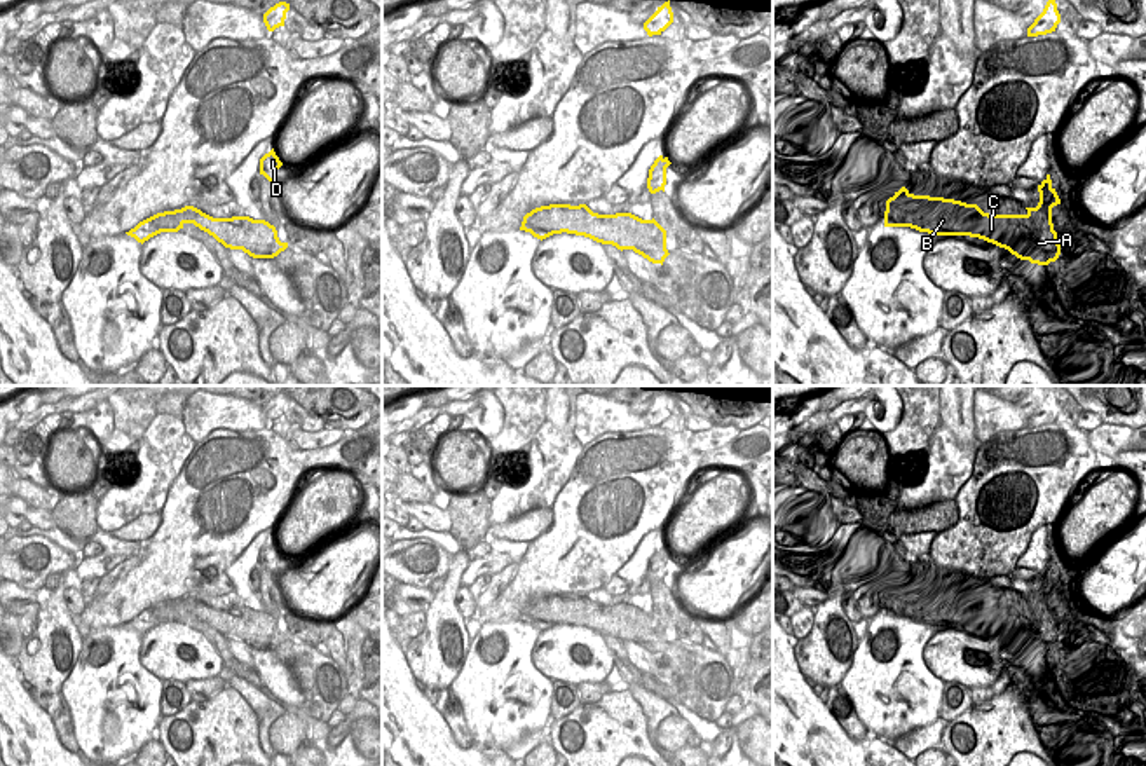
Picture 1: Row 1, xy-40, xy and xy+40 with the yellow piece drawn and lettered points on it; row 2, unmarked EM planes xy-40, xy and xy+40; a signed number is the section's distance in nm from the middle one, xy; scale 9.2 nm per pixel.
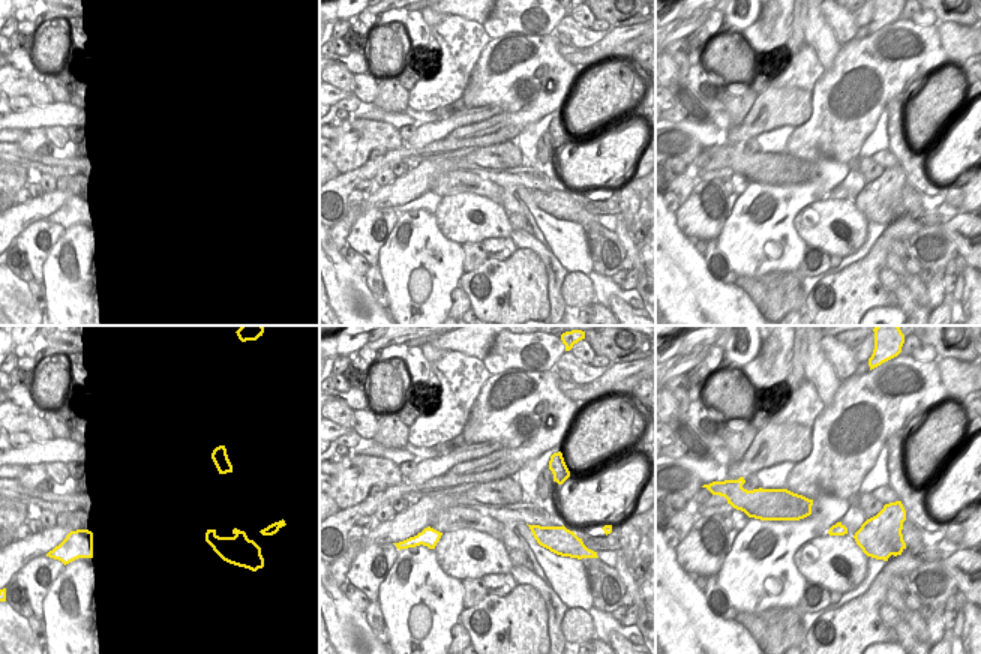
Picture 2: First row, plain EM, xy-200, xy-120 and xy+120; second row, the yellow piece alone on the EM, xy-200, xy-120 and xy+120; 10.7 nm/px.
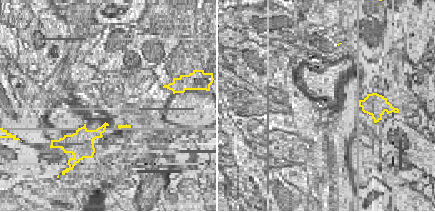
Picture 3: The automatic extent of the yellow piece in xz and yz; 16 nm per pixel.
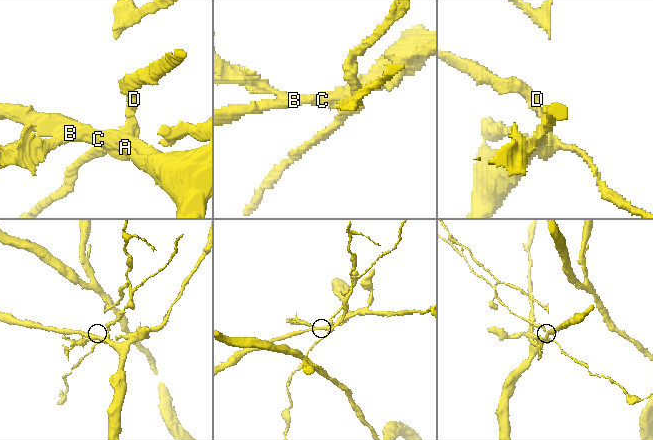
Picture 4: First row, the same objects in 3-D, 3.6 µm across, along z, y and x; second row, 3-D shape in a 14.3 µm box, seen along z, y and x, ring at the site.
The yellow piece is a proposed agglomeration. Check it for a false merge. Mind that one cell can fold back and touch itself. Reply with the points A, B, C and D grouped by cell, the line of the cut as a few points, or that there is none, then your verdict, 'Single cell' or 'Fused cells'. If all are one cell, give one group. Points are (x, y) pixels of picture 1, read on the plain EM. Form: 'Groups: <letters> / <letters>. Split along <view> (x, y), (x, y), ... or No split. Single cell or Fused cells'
Groups: A D / B C. Split along xy (604, 606), (627, 616), (634, 629), (658, 629), (661, 637). Fused cells.

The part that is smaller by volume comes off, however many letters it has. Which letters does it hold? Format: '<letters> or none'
A, D

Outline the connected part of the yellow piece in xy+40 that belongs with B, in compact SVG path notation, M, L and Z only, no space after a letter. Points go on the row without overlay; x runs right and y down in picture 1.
M905 578L886 592L884 618L911 618L937 626L970 626L996 637L1031 635L1012 611L984 604L977 595L914 586Z

